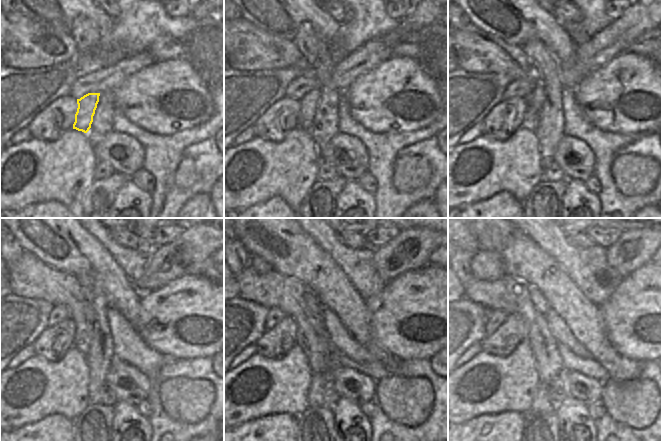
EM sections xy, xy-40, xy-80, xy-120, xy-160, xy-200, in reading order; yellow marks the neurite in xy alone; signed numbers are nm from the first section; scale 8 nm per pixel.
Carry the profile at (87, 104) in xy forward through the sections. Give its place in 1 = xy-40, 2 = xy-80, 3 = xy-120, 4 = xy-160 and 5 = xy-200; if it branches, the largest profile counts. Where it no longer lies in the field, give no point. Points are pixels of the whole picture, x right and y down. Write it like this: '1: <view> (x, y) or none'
1: xy-40 (309, 104)
2: xy-80 (535, 100)
3: xy-120 (89, 311)
4: xy-160 (314, 305)
5: xy-200 (537, 299)

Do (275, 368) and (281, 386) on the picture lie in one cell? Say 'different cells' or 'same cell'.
same cell

